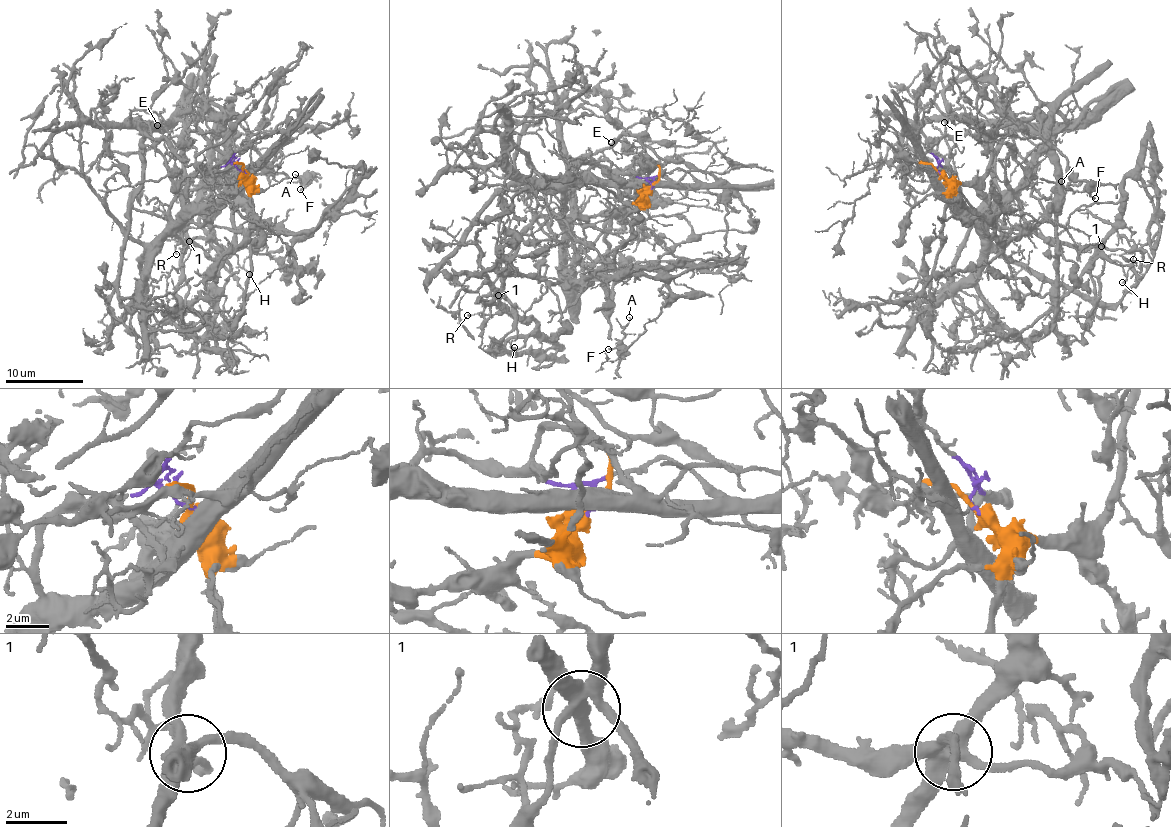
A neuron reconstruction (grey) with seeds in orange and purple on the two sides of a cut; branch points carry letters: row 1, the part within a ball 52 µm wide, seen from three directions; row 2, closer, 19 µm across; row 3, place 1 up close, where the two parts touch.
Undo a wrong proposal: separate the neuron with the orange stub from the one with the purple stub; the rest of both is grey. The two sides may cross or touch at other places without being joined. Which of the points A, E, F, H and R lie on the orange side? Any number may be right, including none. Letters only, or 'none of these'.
A, E, F

